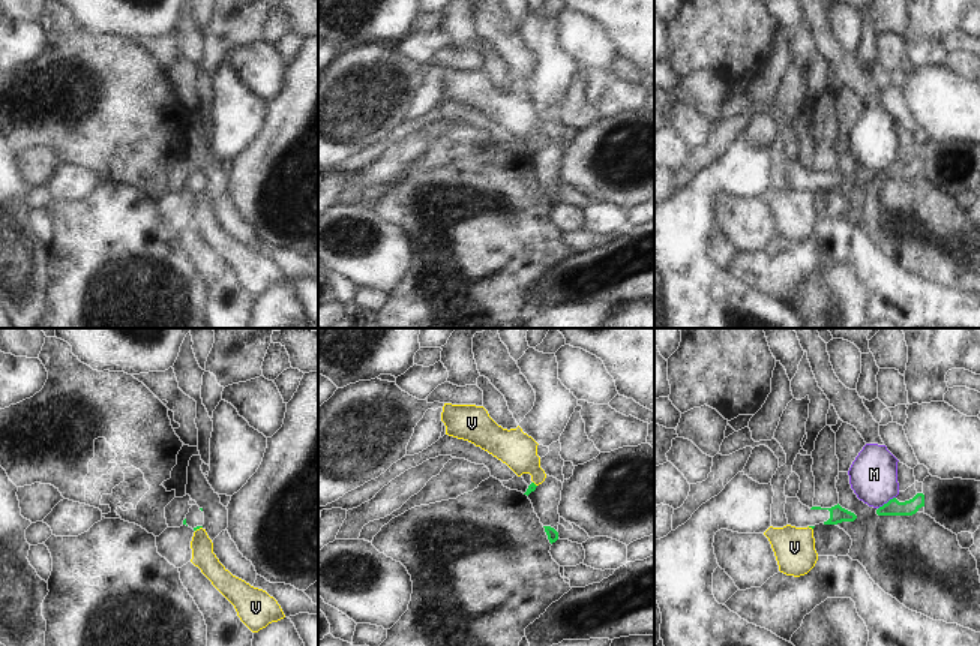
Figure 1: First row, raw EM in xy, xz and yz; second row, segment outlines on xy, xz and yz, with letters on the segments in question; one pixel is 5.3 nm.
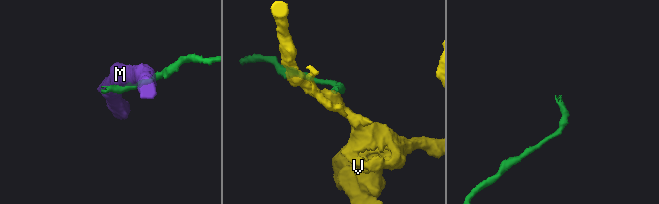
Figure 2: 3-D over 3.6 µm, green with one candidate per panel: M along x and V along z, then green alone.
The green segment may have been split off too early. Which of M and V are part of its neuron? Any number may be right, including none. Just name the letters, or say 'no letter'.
no letter

